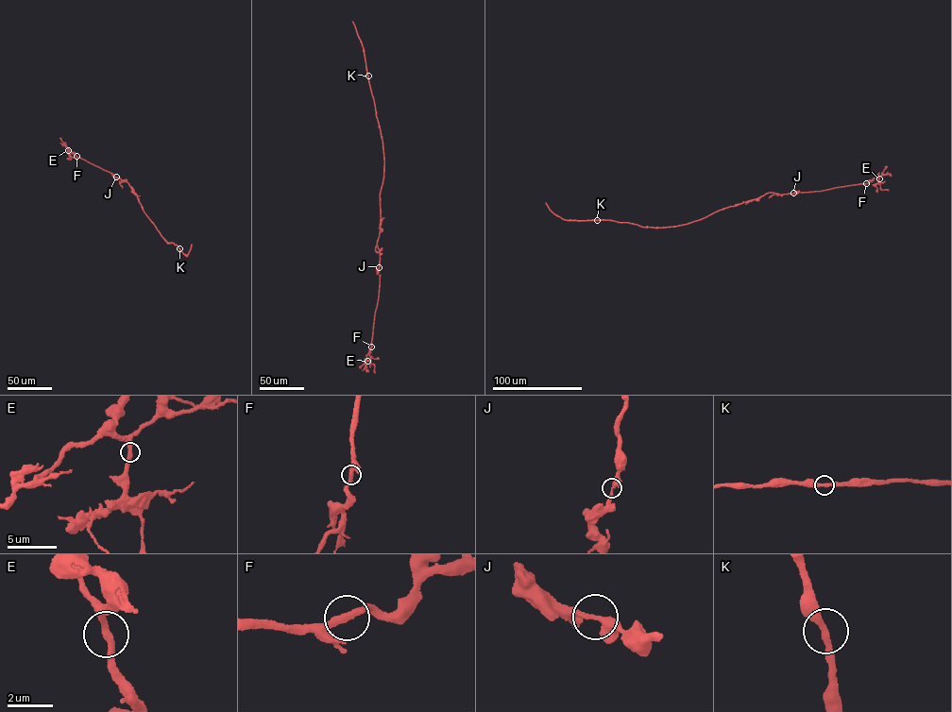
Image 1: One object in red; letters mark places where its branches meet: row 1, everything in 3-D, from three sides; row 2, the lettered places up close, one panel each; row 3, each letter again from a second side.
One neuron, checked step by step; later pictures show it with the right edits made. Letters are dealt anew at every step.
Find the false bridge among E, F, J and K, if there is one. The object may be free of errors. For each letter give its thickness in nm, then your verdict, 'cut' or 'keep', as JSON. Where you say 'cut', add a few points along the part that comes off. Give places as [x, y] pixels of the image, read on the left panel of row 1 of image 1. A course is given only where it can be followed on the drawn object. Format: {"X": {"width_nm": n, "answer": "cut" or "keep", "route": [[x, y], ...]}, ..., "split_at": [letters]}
{"E": {"width_nm": 320, "answer": "keep"}, "F": {"width_nm": 300, "answer": "keep"}, "J": {"width_nm": 320, "answer": "keep"}, "K": {"width_nm": 280, "answer": "keep"}, "split_at": []}

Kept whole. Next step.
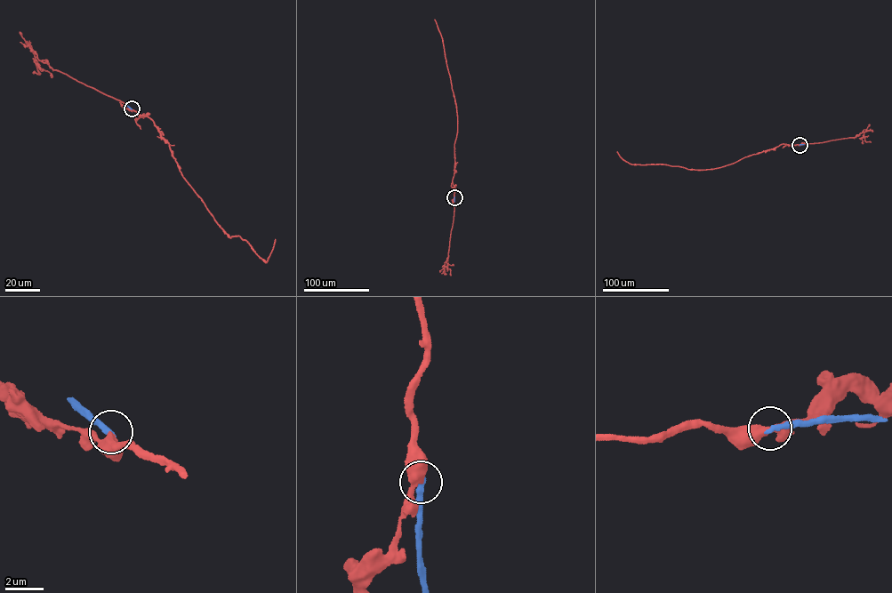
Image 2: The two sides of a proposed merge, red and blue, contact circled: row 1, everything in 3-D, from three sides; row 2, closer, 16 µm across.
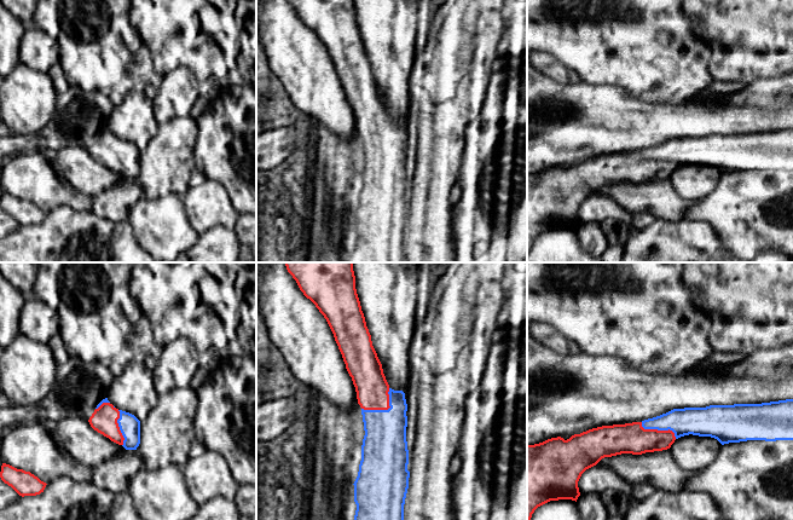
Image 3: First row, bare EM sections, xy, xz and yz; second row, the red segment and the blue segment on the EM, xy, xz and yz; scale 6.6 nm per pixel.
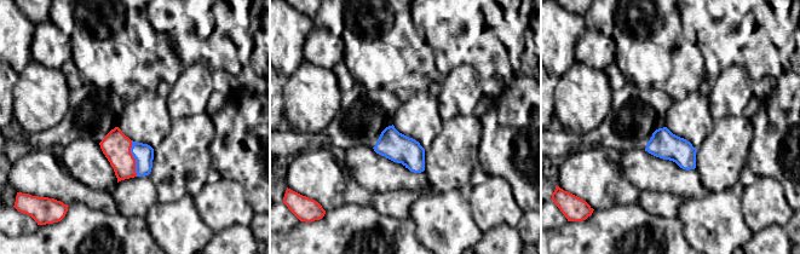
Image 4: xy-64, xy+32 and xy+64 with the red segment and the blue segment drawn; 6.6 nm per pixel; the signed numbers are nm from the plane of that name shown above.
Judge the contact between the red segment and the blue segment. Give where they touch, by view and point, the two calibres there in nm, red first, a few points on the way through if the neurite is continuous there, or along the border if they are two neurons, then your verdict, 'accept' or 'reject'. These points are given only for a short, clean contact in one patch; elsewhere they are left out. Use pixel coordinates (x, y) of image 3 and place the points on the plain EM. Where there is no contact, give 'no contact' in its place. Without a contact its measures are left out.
contact xz (385, 138); calibres 220 and 300 nm; accept

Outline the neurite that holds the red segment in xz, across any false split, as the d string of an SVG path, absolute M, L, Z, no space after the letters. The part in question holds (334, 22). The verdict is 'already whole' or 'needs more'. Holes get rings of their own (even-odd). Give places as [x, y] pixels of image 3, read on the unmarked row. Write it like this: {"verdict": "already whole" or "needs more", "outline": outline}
{"verdict": "needs more", "outline": "M288 0L300 19L326 48L361 137L365 164L361 190L354 210L354 249L346 262L404 262L404 233L410 201L406 171L407 133L403 120L389 116L372 75L355 18L354 0Z"}

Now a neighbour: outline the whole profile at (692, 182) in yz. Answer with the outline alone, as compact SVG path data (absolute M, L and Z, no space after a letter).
M684 164L668 178L676 192L684 200L702 200L718 185L722 173L711 166Z

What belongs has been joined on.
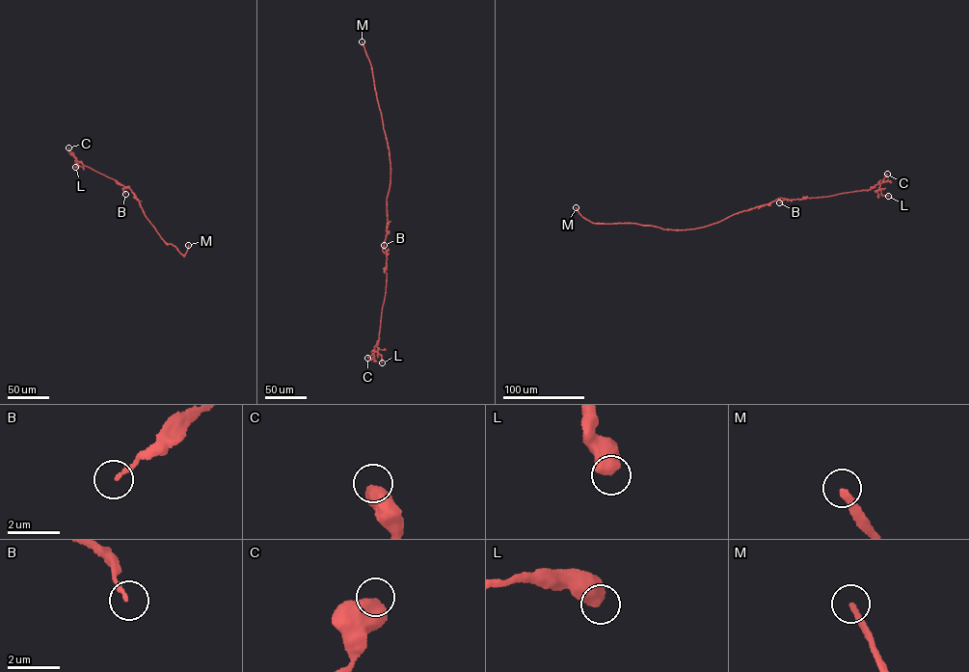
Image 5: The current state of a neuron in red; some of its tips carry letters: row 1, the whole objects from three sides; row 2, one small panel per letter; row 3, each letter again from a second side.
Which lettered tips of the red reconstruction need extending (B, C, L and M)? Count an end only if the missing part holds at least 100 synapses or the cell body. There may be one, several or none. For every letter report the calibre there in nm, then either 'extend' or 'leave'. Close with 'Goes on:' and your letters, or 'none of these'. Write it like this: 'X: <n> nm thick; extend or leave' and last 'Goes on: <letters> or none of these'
B: 150 nm thick; leave
C: 700 nm thick; leave
L: 600 nm thick; leave
M: 240 nm thick; extend
Goes on: M

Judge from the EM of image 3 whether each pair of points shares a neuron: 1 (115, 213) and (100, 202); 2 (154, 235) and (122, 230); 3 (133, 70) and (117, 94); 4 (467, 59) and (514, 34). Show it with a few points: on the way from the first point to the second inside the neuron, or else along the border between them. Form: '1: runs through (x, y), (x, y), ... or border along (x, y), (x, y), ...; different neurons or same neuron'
1: runs through (111, 209), (104, 204); same neuron
2: border along (127, 219), (134, 240), (144, 249); different neurons
3: runs through (132, 76), (120, 88); same neuron
4: border along (502, 13), (503, 34), (498, 44), (499, 56); different neurons

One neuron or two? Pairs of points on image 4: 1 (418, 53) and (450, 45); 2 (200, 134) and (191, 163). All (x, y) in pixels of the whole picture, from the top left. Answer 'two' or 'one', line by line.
1: two
2: one

